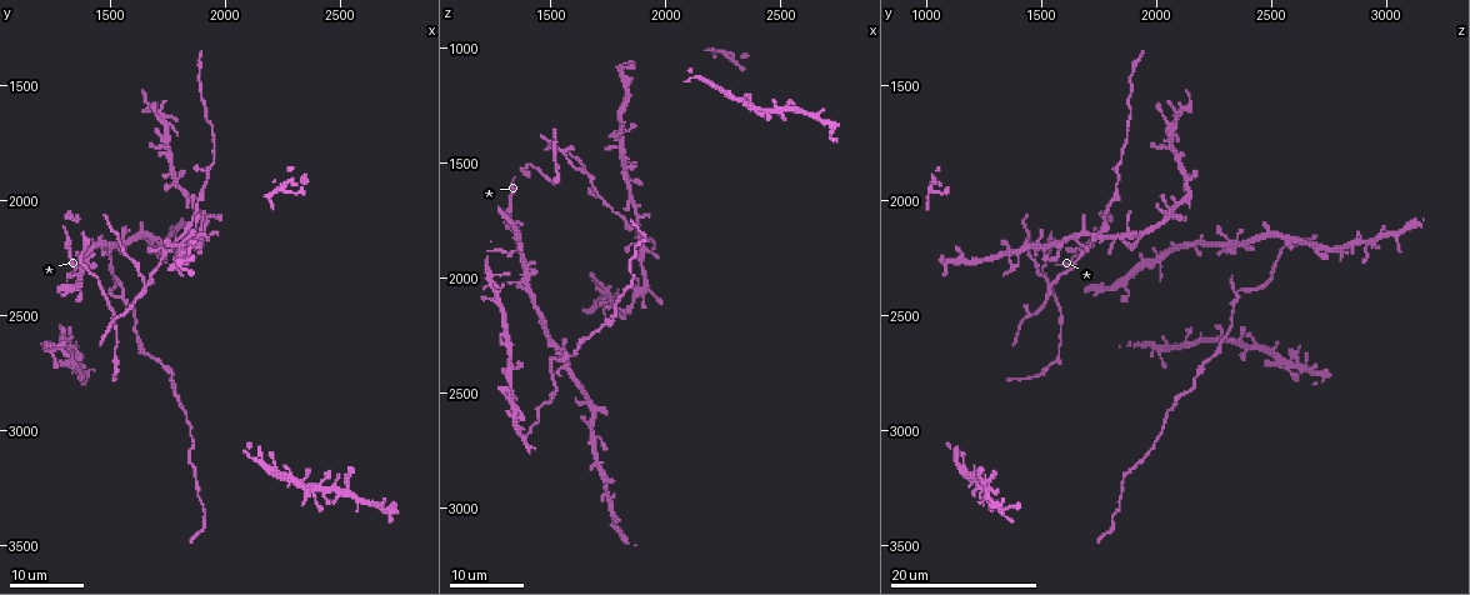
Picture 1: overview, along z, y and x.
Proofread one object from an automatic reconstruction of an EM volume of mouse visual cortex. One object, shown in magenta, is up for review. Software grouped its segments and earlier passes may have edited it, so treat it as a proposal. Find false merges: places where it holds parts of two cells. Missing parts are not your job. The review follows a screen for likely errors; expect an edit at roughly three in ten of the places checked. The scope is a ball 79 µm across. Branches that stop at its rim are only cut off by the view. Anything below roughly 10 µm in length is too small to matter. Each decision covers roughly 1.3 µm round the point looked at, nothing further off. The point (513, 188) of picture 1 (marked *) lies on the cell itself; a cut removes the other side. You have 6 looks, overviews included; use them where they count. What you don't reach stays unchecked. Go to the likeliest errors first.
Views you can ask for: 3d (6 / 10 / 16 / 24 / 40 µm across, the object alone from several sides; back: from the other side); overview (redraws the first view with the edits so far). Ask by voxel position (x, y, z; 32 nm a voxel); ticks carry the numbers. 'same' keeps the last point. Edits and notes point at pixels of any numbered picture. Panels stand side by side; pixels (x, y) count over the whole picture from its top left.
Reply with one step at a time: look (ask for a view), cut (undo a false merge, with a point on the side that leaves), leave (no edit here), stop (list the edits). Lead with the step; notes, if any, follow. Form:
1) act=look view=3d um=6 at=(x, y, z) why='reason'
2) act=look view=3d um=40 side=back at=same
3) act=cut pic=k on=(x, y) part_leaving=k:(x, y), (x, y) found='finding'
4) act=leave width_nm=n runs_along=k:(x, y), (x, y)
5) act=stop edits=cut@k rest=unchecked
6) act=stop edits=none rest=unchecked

act=look view=3d um=24 at=(1650, 2380, 1530) why='small branch off a trunk'

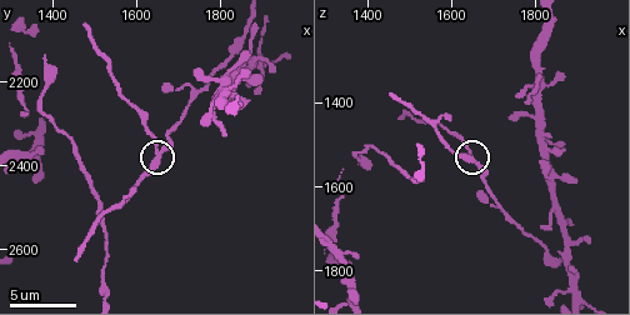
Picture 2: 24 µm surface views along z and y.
act=look view=3d um=6 at=same

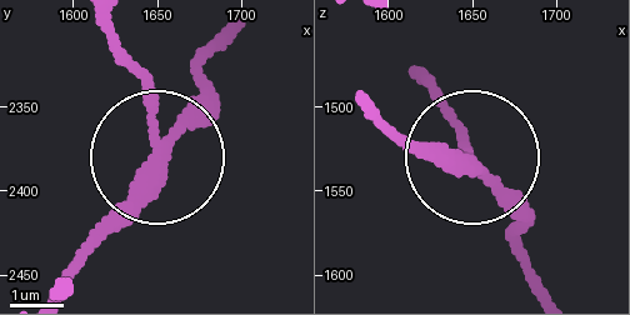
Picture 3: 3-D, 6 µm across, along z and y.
act=leave arms=3 found='all the same cell'

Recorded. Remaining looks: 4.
act=look view=3d um=16 at=(1845, 2125, 1780) why='four-way junction'

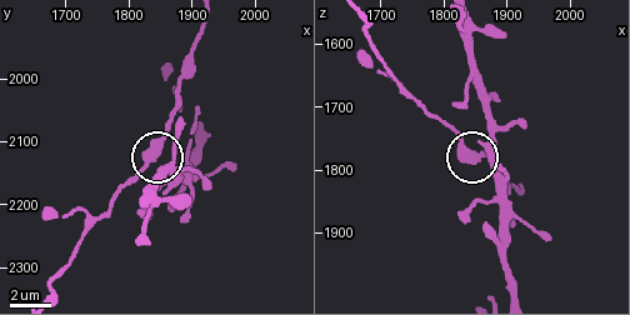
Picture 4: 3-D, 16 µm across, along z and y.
act=leave width_nm=370 found='one cell here'

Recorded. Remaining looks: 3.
act=look view=3d um=24 at=(1550, 2430, 2360) why='three-way junction'

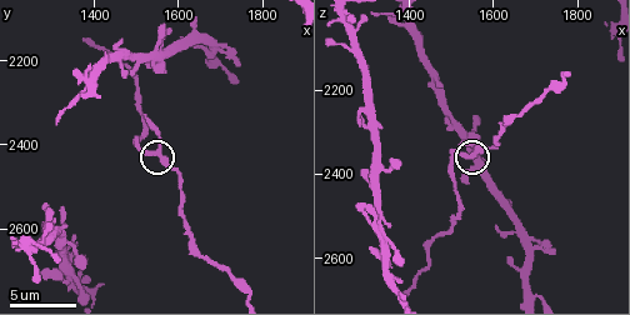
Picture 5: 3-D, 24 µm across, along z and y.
act=look view=3d um=10 at=(1545, 2415, 2350)

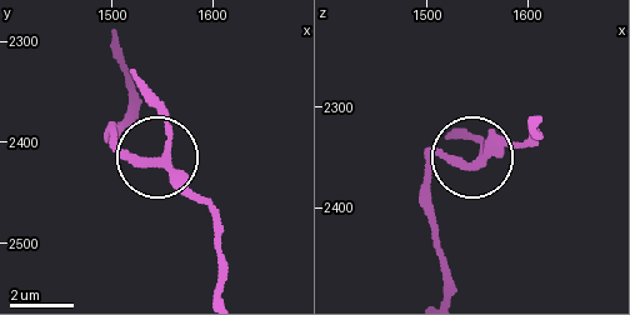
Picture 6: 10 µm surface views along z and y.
act=leave arms=3 found='all the same cell'

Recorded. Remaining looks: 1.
act=stop edits=none rest=unchecked

